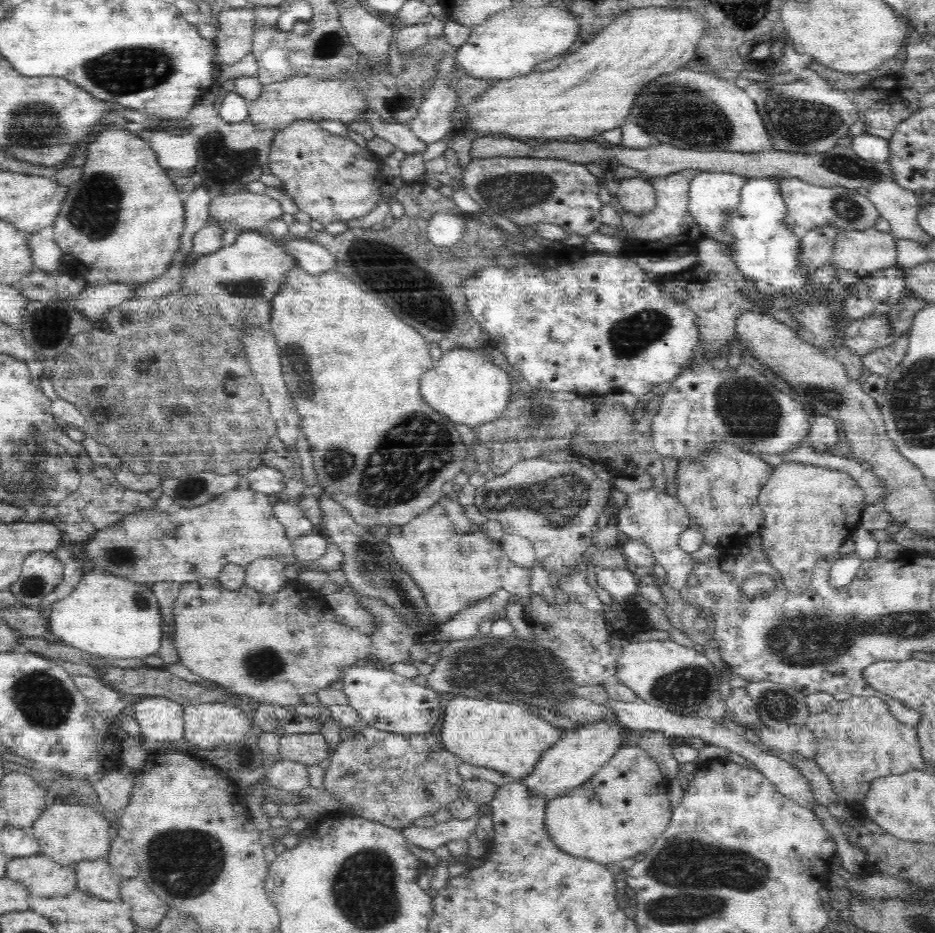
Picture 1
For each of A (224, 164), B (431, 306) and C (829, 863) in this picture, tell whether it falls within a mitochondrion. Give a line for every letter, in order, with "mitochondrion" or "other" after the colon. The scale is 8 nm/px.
A: mitochondrion
B: mitochondrion
C: other

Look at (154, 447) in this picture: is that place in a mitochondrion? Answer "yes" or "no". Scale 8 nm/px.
no

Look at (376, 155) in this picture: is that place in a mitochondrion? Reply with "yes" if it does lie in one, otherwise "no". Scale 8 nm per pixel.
no

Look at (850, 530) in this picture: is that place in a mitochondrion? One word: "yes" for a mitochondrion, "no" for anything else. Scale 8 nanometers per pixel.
no

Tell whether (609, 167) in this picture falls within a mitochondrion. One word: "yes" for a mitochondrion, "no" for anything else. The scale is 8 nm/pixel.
no

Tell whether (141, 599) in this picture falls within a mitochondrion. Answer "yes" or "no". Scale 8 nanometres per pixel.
yes

